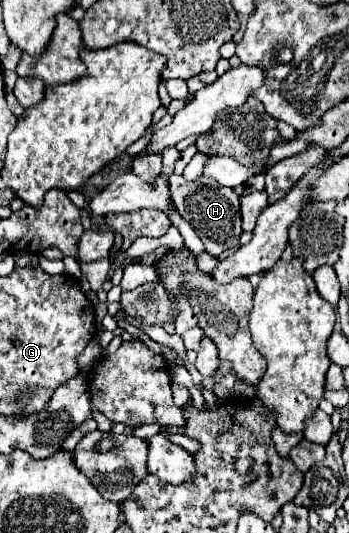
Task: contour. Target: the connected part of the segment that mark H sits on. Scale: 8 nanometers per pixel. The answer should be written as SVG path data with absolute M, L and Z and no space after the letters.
M171 173L169 177L171 199L181 213L181 217L195 229L199 239L203 241L207 253L221 255L223 251L239 245L239 237L243 233L239 219L239 195L231 187L211 187L199 181L187 181L183 175Z

